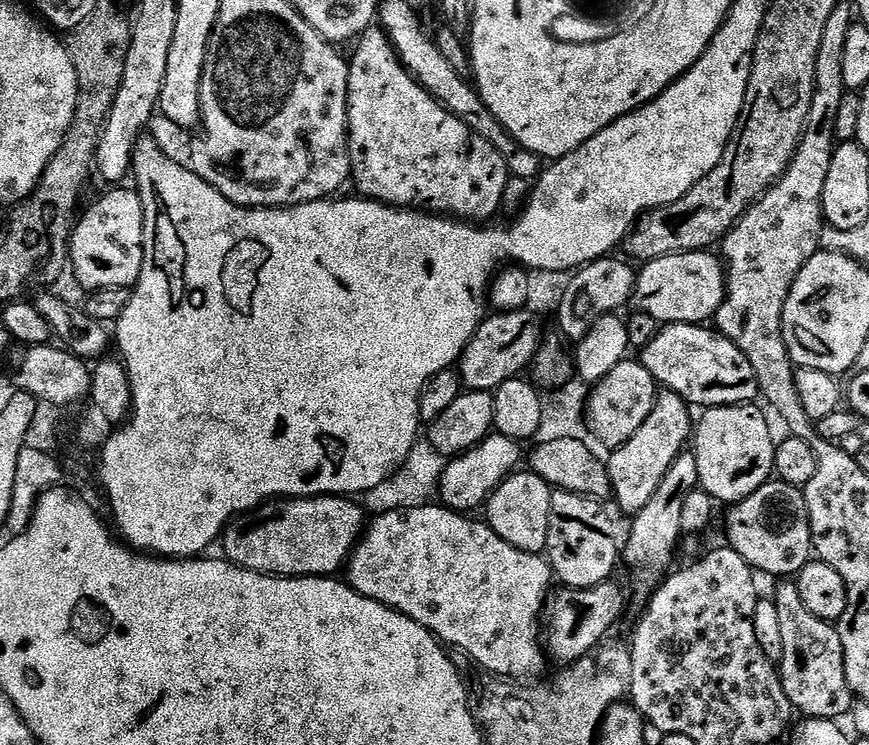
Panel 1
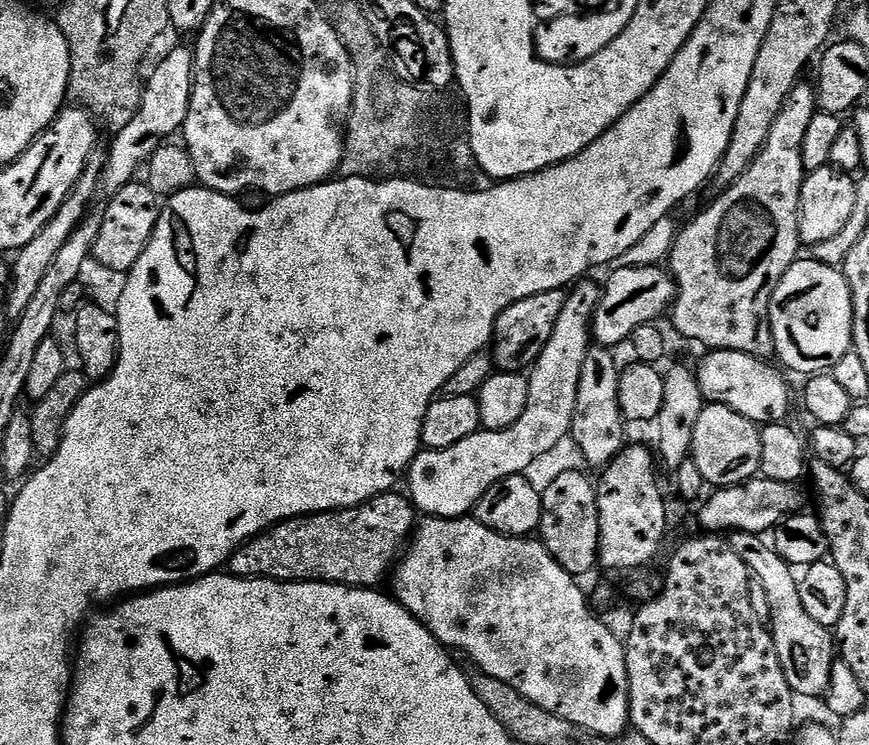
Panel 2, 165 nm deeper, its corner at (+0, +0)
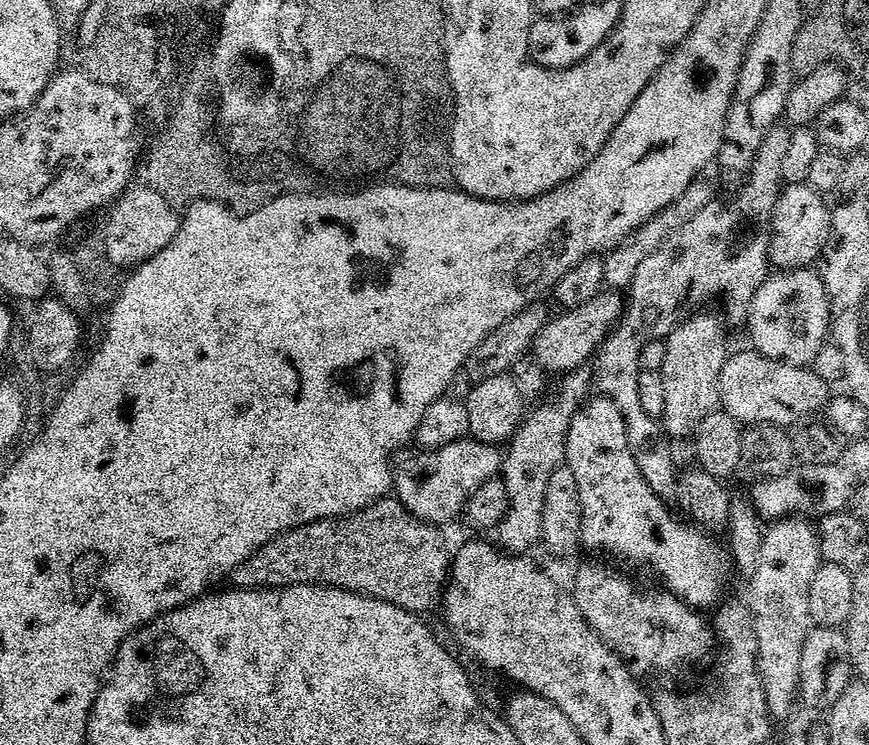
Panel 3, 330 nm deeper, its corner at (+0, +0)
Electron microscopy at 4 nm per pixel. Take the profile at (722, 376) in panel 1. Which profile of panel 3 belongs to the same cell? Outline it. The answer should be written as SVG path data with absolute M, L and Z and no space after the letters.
M747 350L729 355L728 361L720 371L720 390L718 404L722 411L740 426L750 424L777 424L780 428L788 428L797 424L799 420L807 420L819 410L827 409L830 399L829 381L818 378L818 374L811 367L789 364L782 360L772 360L762 356L755 350Z

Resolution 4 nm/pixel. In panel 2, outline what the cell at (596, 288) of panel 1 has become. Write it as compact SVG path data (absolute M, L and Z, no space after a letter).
M581 278L567 289L554 334L550 334L550 342L542 346L542 354L538 354L527 373L530 398L526 410L522 410L522 418L518 418L514 426L497 432L481 430L470 434L470 438L462 438L462 442L454 442L454 446L416 453L406 473L406 492L417 513L455 520L468 516L494 482L527 473L535 460L542 459L569 439L574 402L578 402L578 378L590 347L592 315L596 313L601 291L601 285L596 285L592 278Z

